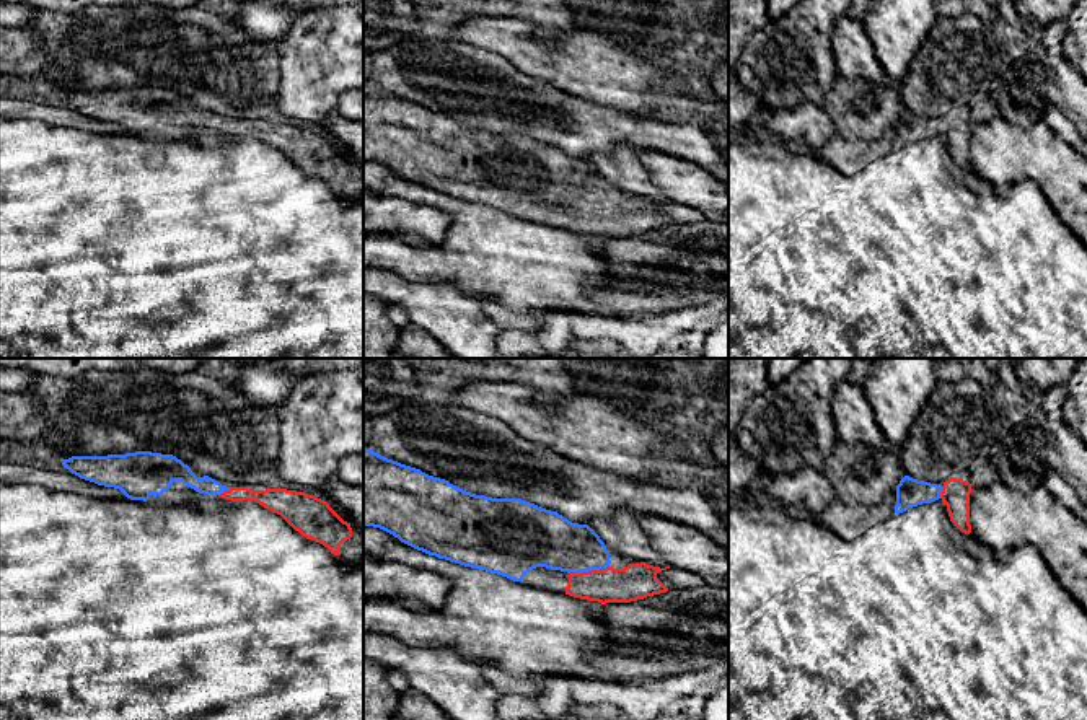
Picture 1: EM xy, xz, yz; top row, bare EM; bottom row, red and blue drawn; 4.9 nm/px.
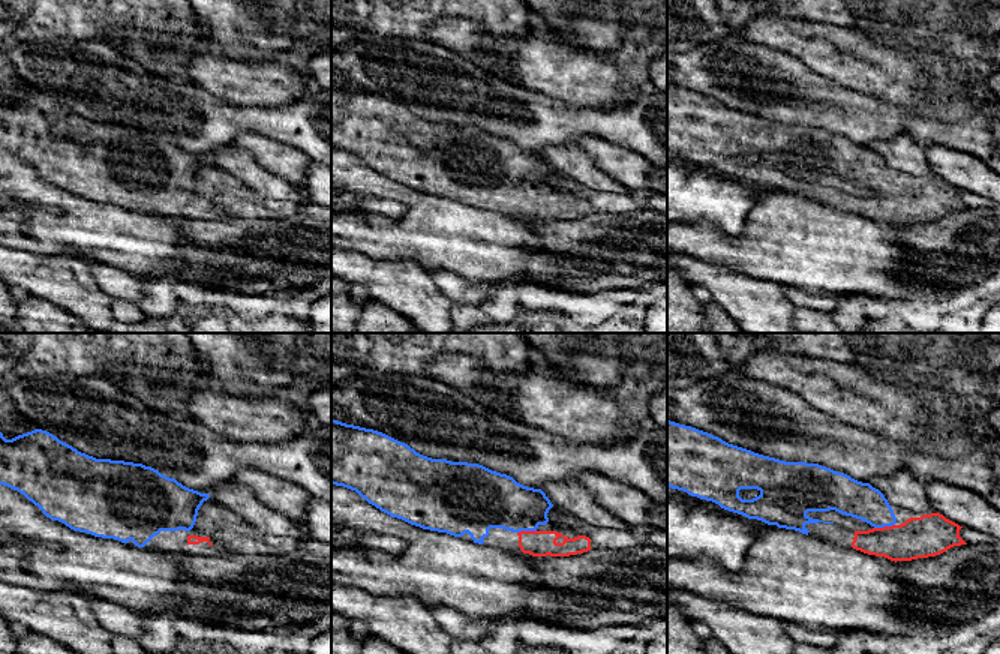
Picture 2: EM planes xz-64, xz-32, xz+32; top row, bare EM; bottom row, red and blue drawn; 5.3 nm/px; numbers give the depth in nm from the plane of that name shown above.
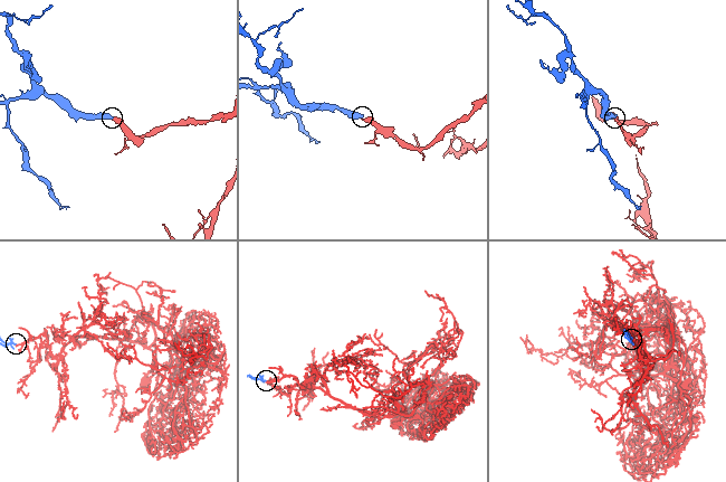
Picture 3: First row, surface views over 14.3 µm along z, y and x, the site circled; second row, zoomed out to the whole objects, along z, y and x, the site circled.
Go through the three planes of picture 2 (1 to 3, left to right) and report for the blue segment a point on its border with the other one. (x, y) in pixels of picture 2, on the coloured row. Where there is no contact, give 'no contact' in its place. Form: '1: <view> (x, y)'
1: no contact
2: xz-32 (526, 531)
3: xz+32 (883, 527)

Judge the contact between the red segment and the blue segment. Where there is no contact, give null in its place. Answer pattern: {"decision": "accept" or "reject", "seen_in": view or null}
{"decision": "accept", "seen_in": "xz"}

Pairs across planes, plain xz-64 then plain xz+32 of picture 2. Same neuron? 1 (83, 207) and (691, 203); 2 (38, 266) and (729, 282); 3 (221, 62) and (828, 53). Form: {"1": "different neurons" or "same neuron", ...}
{"1": "different neurons", "2": "same neuron", "3": "same neuron"}

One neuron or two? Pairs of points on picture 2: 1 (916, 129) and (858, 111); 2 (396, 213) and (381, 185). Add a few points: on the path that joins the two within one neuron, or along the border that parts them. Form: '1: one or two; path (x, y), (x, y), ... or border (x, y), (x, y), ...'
1: one; path (901, 119), (873, 119)
2: two; border (351, 191), (386, 197)

